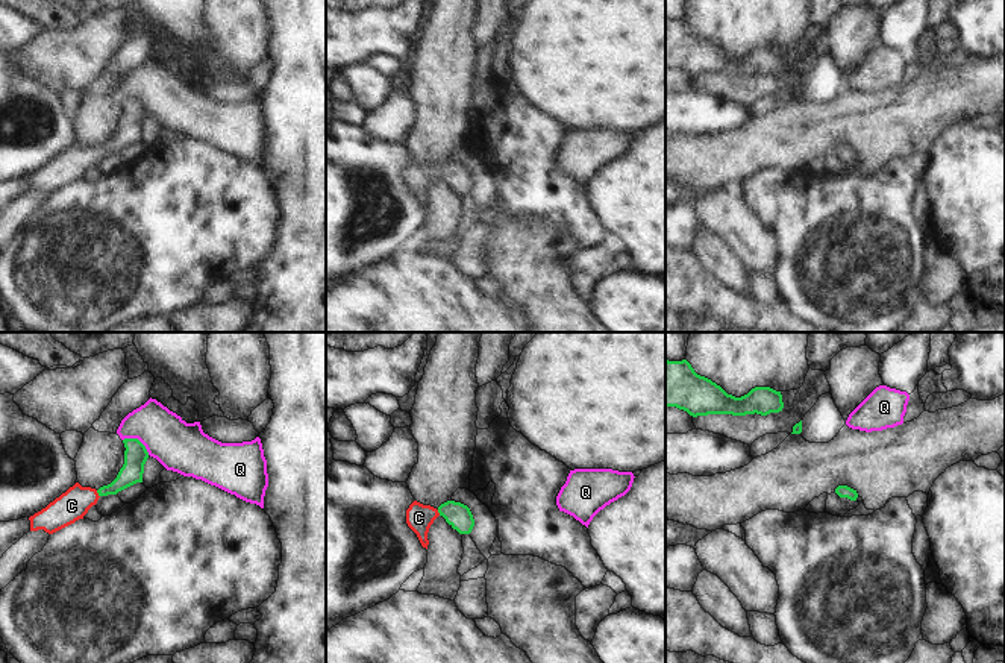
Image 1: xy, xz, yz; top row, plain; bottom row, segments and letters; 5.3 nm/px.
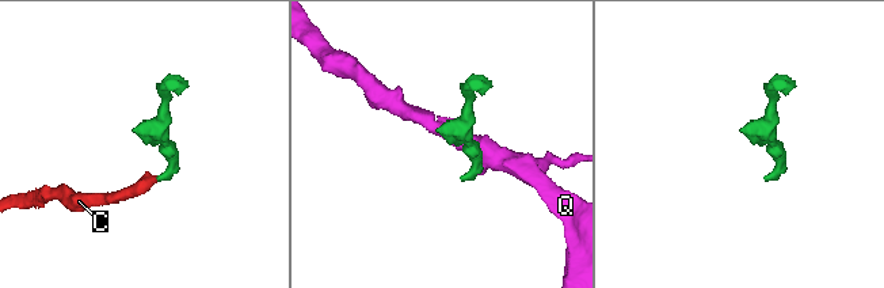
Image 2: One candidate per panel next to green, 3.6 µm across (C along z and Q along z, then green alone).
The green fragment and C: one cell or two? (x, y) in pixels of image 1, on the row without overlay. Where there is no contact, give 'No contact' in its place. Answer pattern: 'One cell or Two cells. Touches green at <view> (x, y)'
One cell. Touches green at xy (97, 152)

